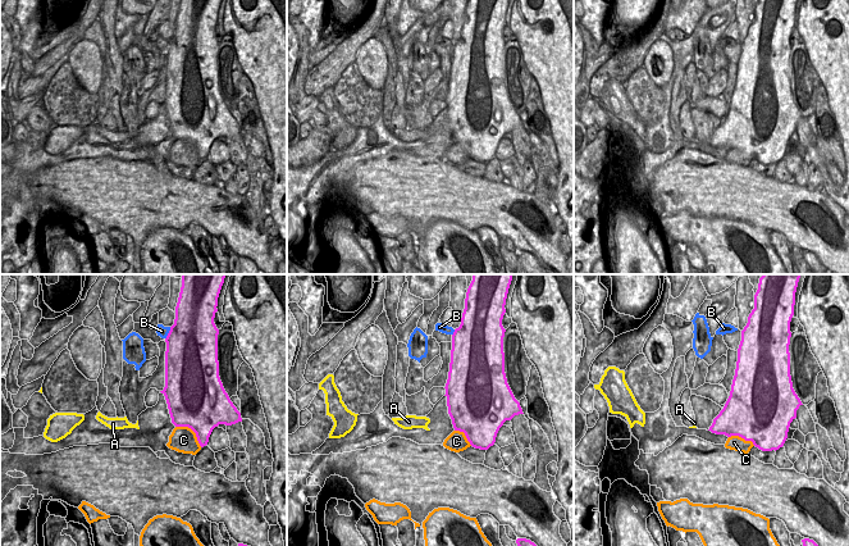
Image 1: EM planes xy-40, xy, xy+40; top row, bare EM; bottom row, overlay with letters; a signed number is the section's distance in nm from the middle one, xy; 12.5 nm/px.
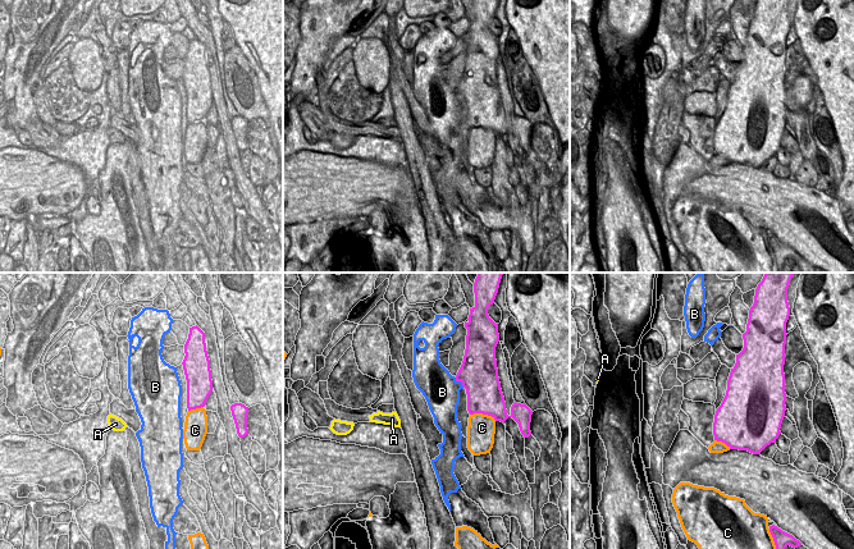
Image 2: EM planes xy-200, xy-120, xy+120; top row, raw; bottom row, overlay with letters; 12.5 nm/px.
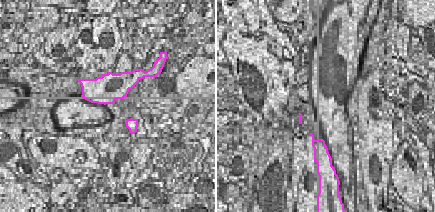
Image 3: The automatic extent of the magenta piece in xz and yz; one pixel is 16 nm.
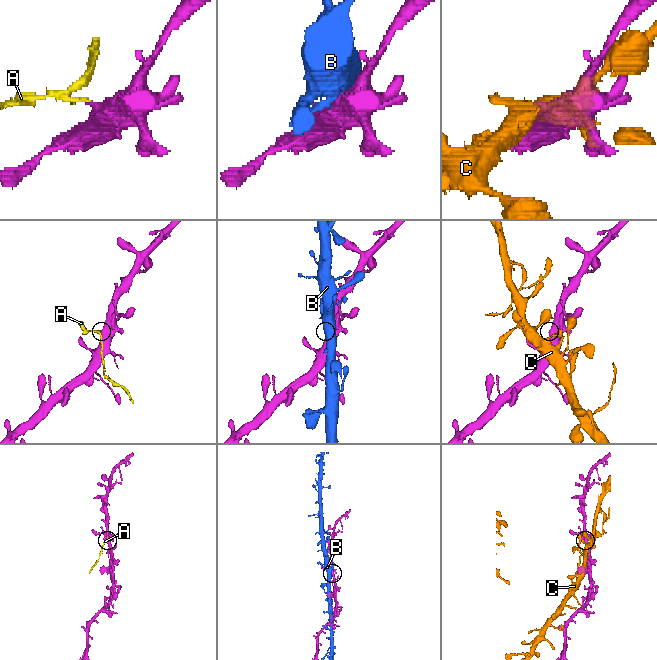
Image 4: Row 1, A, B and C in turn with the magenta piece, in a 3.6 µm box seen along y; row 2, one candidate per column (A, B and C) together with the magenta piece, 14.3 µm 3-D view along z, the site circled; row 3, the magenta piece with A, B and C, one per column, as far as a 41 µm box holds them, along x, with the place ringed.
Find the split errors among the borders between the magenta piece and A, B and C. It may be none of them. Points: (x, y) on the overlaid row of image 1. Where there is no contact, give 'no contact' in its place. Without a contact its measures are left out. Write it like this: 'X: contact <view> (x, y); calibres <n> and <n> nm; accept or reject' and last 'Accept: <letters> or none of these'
A: no contact; reject
B: contact xy-40 (168, 333); calibres 500 and 140 nm; reject
C: contact xy-40 (192, 430); calibres 480 and 320 nm; reject
Accept: none of these

